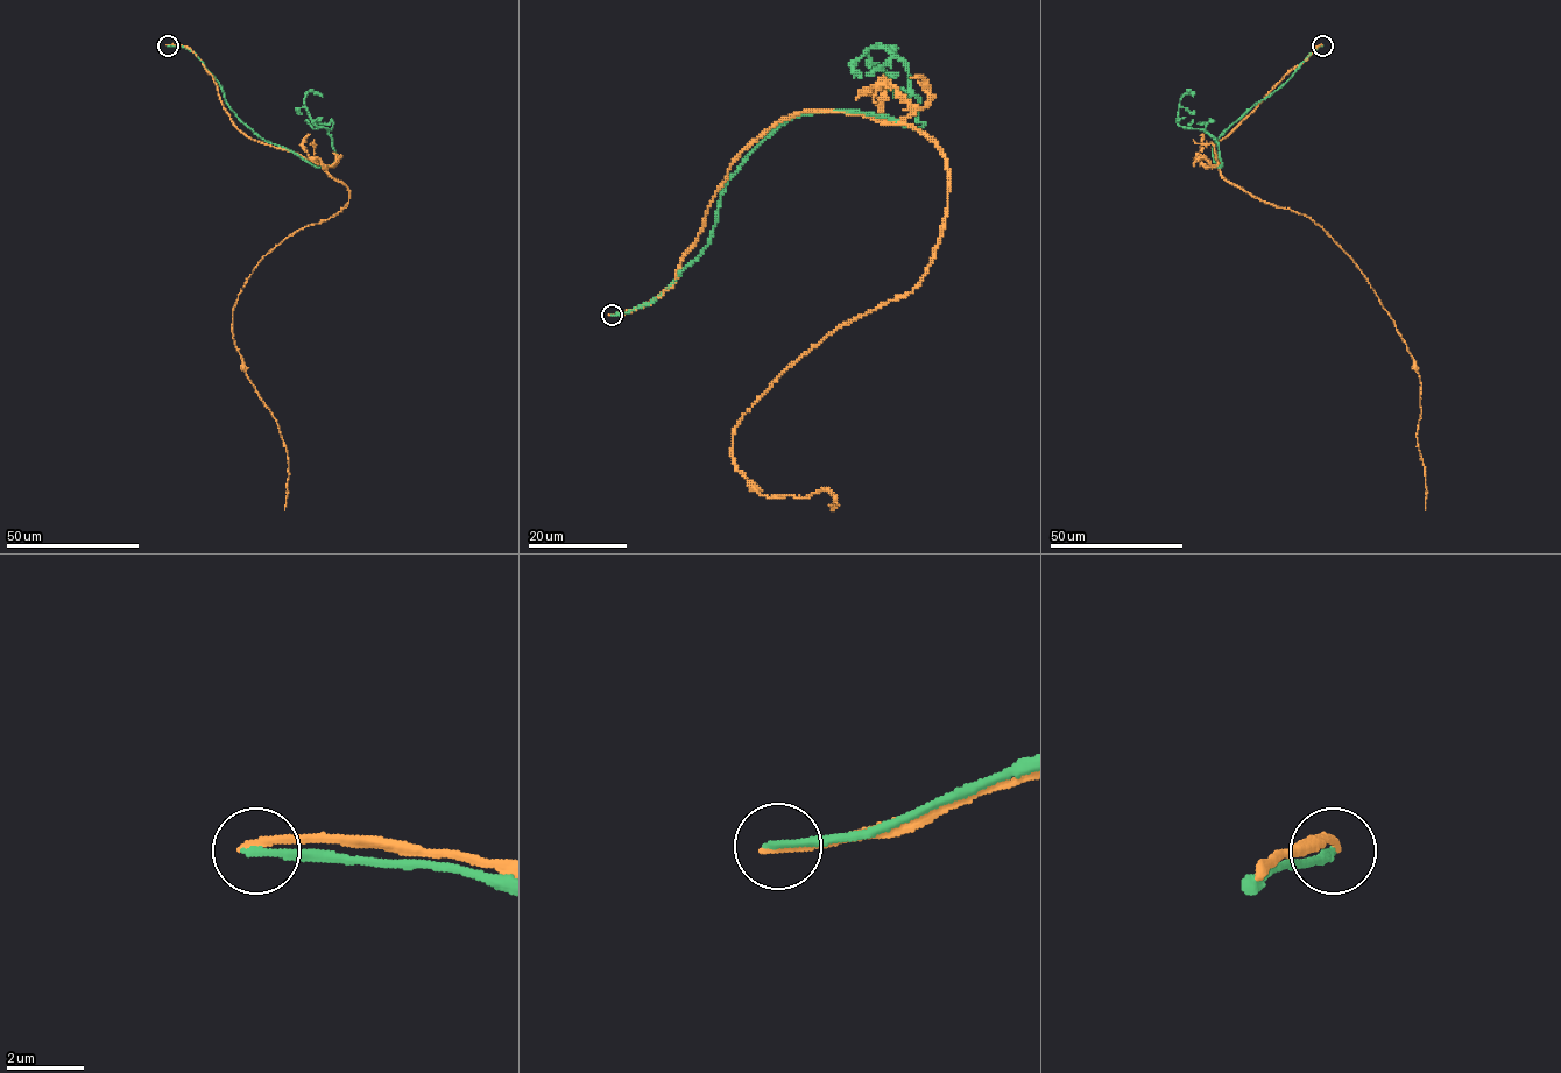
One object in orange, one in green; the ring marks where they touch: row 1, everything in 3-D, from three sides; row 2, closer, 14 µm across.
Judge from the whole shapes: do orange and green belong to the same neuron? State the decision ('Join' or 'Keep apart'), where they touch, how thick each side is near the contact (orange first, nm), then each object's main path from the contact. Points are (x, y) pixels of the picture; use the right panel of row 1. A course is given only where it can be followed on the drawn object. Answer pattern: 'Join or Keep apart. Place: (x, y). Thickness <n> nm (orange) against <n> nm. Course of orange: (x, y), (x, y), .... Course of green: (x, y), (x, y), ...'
Keep apart. Place: (1322, 46). Thickness 220 nm (orange) against 200 nm. Course of orange: (1322, 46), (1213, 152), (1230, 182), (1326, 231), (1393, 320), (1419, 378), (1425, 510). Course of green: (1322, 46), (1219, 138), (1212, 155), (1220, 167), (1217, 142), (1179, 126), (1179, 99), (1188, 91), (1193, 97)

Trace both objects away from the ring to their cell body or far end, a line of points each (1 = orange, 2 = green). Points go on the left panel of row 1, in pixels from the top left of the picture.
1: (168, 46), (202, 61), (247, 138), (348, 191), (268, 253), (233, 311), (242, 366), (287, 450), (284, 510)
2: (168, 46), (196, 55), (260, 138), (326, 167), (336, 157), (332, 139), (304, 103), (310, 91), (322, 97)

